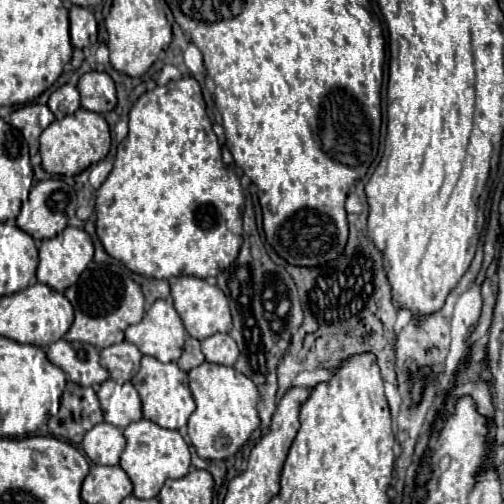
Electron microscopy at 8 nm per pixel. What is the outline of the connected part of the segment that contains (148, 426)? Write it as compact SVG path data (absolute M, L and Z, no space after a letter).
M139 420L129 424L123 430L127 438L127 446L121 454L119 466L125 470L129 480L133 482L133 496L135 498L155 498L169 478L183 478L191 466L191 454L187 442L181 438L177 430L167 430L157 426L151 420Z

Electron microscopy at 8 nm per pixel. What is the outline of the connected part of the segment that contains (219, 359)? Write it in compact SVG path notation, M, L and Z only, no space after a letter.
M229 334L209 336L207 340L201 342L201 350L203 350L207 362L215 362L215 364L223 364L223 366L235 366L235 360L239 356L239 348Z

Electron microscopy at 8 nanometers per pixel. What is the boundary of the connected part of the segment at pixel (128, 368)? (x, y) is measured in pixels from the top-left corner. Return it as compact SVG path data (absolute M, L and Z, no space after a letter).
M131 342L113 344L105 350L101 350L100 364L109 372L110 378L119 384L130 381L139 370L141 352Z

